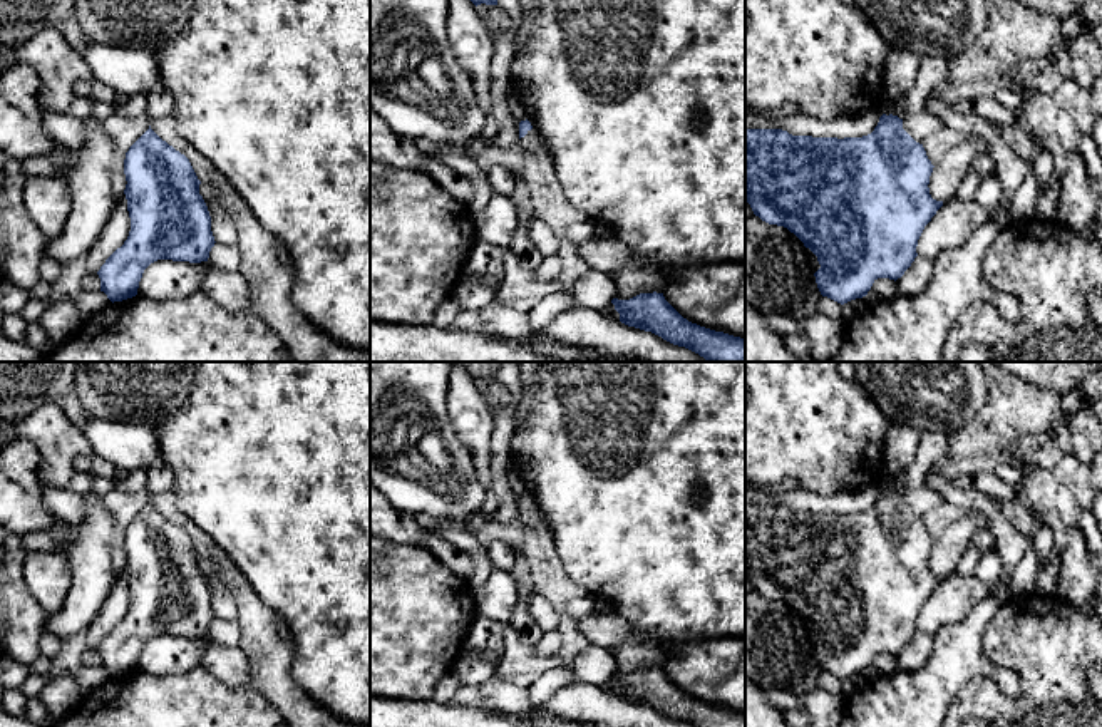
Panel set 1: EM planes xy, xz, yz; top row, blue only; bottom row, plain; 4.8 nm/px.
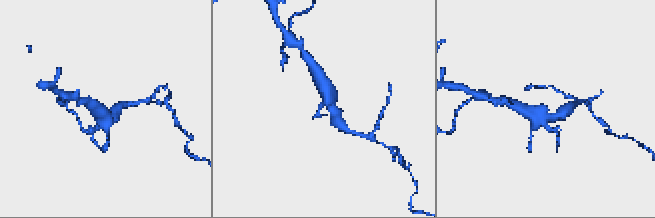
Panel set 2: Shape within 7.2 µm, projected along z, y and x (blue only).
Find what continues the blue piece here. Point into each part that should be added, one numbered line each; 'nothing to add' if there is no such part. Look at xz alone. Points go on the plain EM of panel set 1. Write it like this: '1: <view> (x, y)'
1: xz (531, 516)

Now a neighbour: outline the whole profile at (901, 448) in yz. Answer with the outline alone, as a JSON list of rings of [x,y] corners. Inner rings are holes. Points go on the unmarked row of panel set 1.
[[[891,424],[884,442],[884,469],[888,476],[903,472],[918,456],[921,434],[908,424]]]

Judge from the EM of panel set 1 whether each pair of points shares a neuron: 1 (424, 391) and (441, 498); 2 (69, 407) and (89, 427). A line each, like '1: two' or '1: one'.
1: one
2: one

